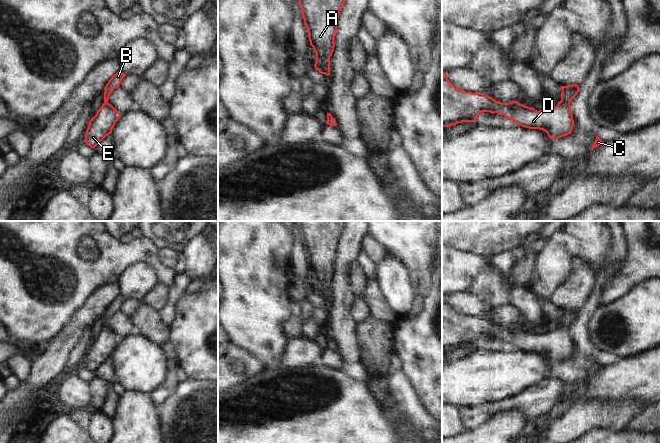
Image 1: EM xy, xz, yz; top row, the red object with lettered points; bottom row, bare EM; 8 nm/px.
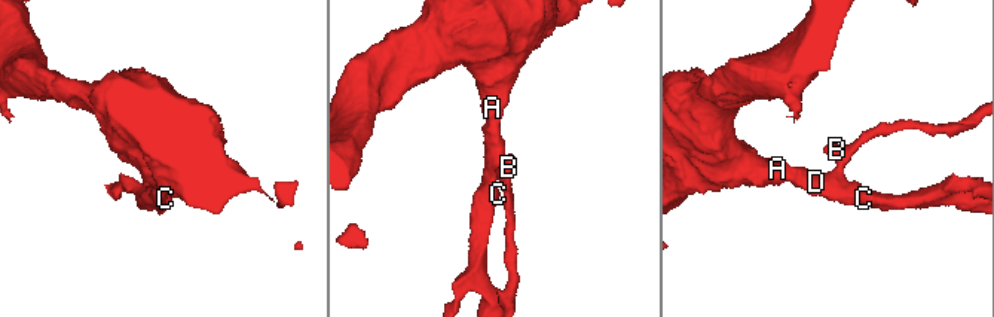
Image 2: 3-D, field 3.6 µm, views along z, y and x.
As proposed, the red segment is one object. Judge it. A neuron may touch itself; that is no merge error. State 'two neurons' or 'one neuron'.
one neuron

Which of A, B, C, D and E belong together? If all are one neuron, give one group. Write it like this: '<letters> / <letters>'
A B C D E

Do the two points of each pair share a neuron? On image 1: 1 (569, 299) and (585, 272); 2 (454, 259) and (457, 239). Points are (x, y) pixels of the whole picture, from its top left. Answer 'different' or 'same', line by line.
1: same
2: different

